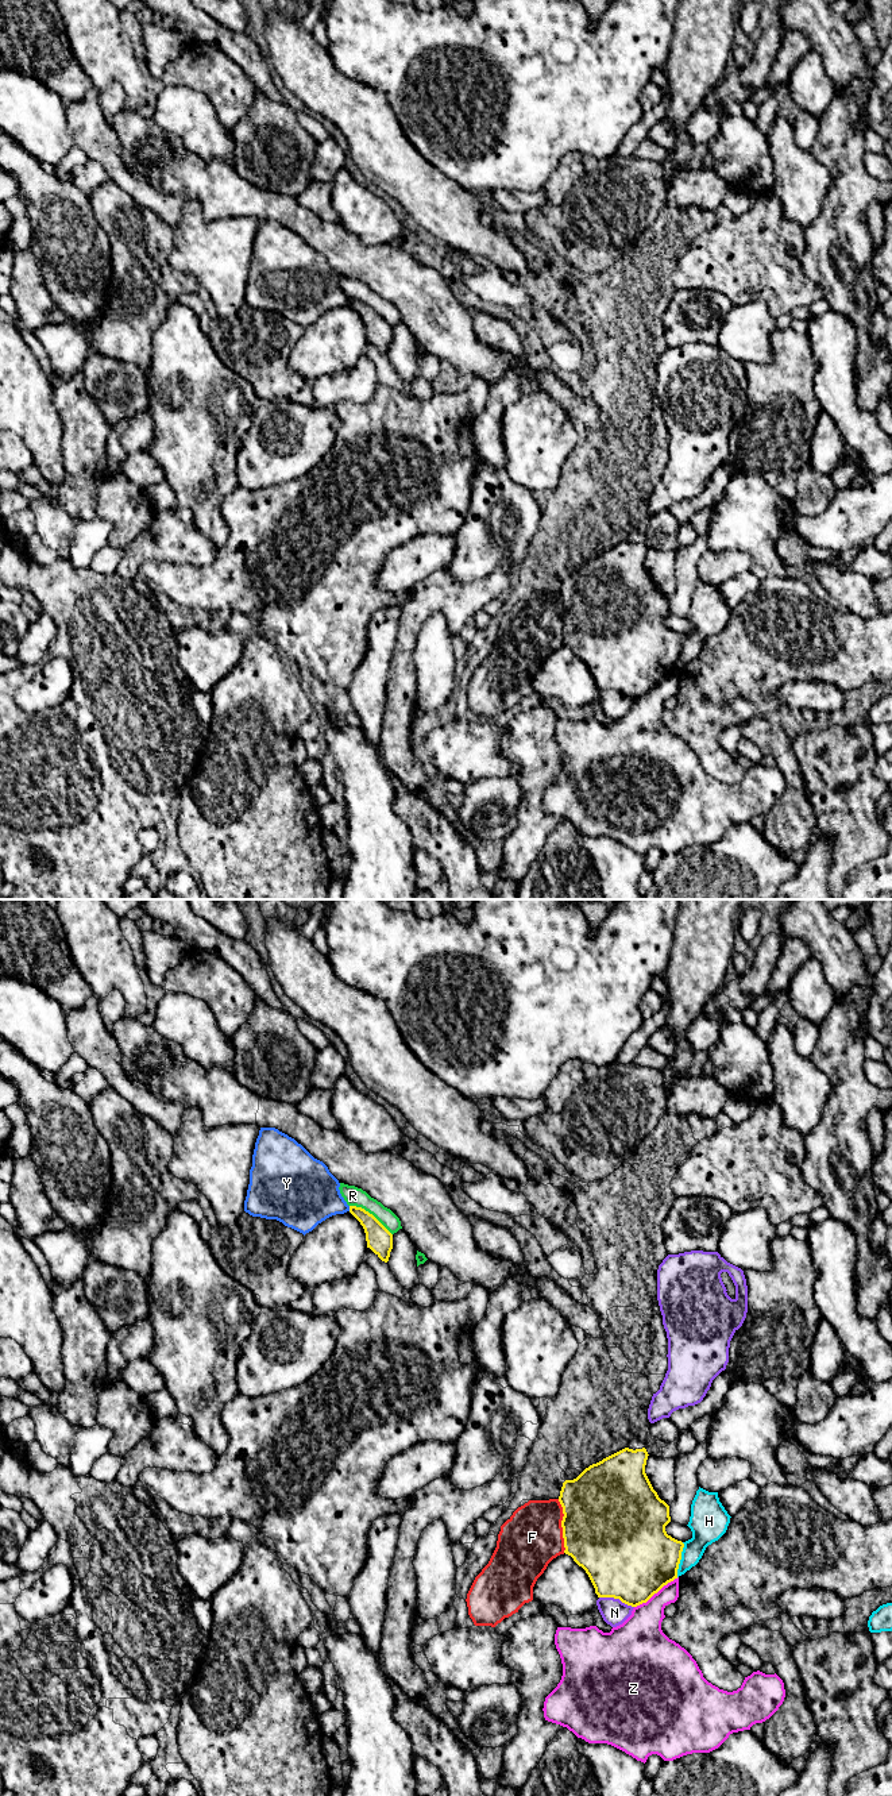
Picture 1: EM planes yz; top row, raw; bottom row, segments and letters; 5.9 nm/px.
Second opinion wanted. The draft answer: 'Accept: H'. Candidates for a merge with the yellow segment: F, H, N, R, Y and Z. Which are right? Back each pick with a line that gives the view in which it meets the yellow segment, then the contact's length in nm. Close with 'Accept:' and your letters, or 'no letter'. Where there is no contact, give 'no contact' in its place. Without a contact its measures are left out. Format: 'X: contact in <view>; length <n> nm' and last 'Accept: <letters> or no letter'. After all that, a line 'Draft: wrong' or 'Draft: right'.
Accept: no letter
Draft: wrong

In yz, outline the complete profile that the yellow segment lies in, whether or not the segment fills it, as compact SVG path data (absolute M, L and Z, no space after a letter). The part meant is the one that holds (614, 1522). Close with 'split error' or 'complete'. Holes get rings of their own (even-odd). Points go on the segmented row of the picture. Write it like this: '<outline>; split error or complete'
M625 1448L563 1483L564 1553L588 1575L598 1597L614 1597L637 1607L677 1579L684 1543L667 1534L669 1506L653 1489L645 1465L648 1452Z; complete

